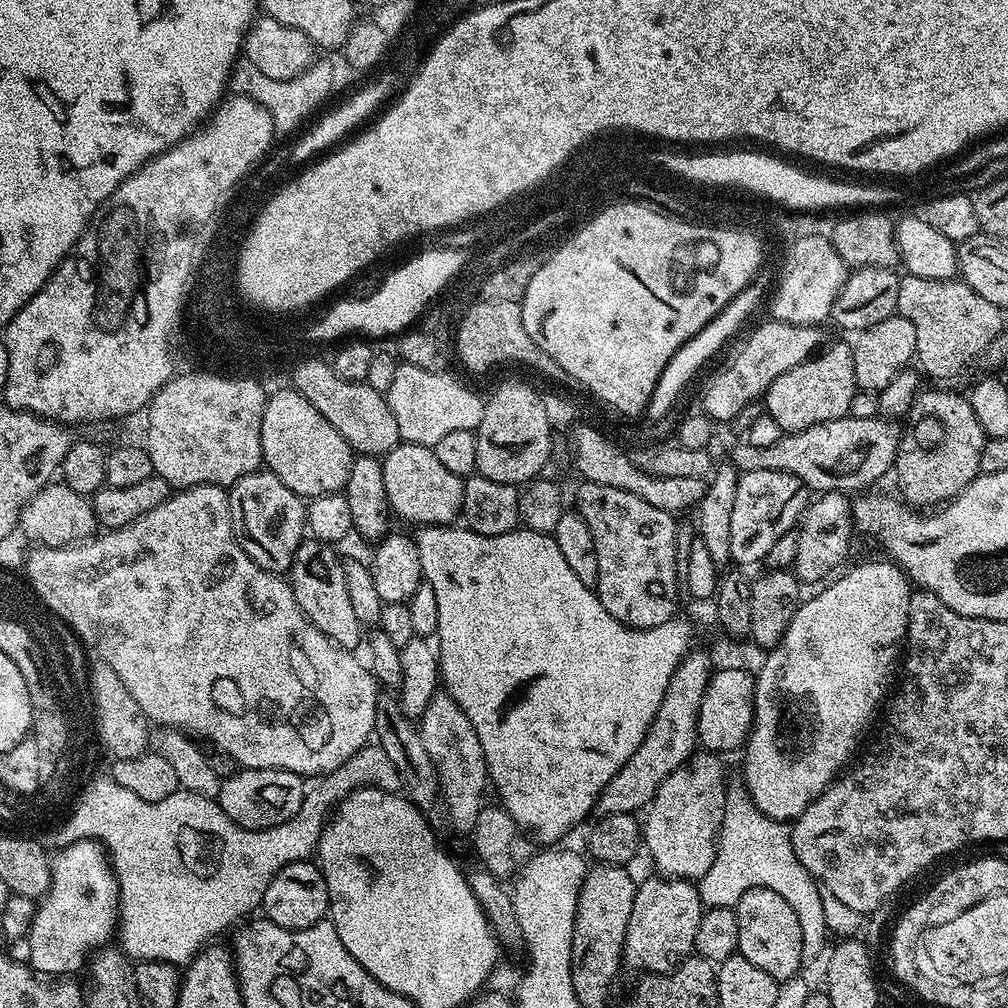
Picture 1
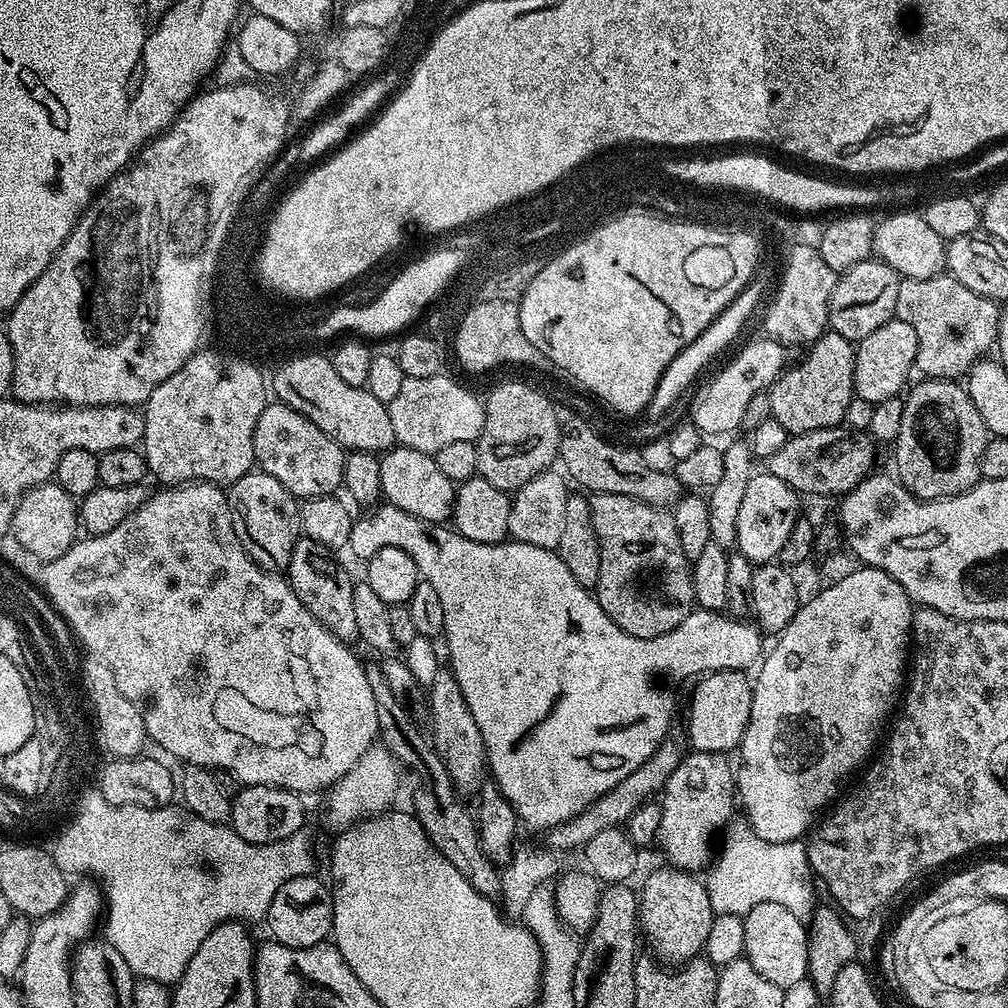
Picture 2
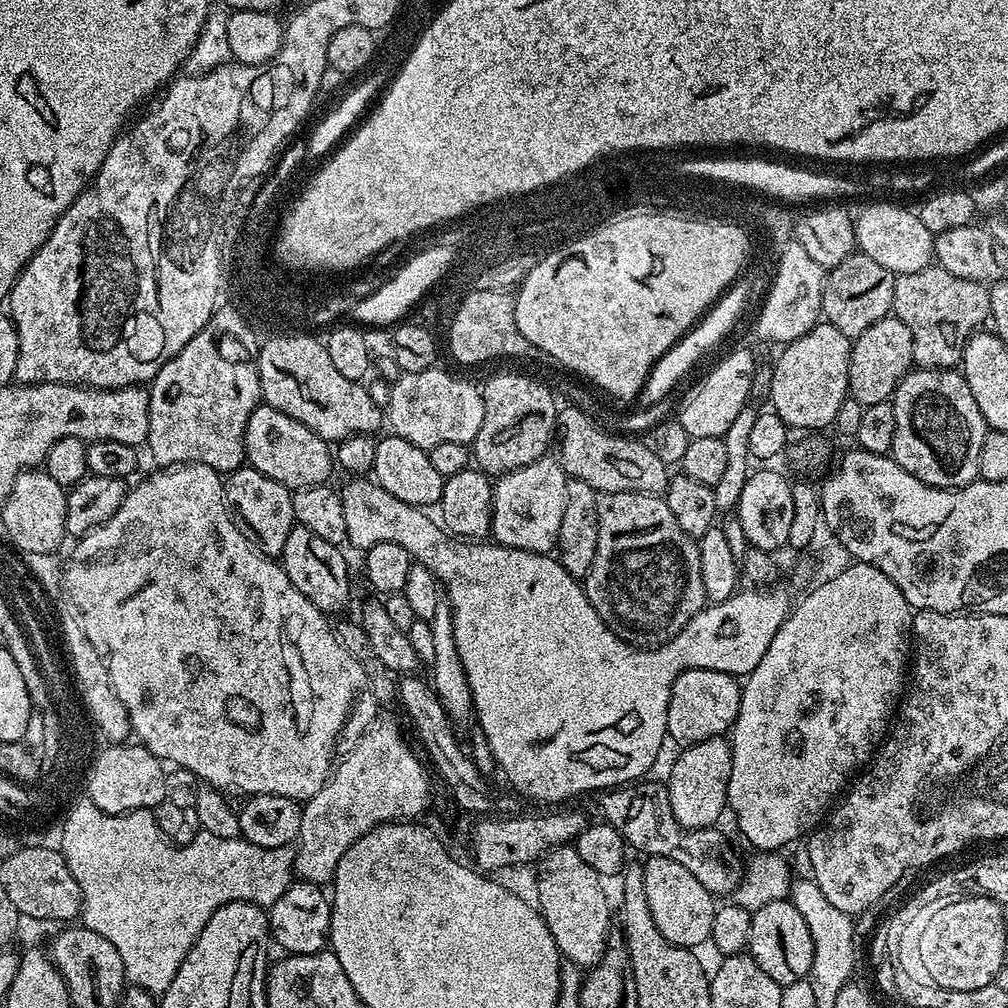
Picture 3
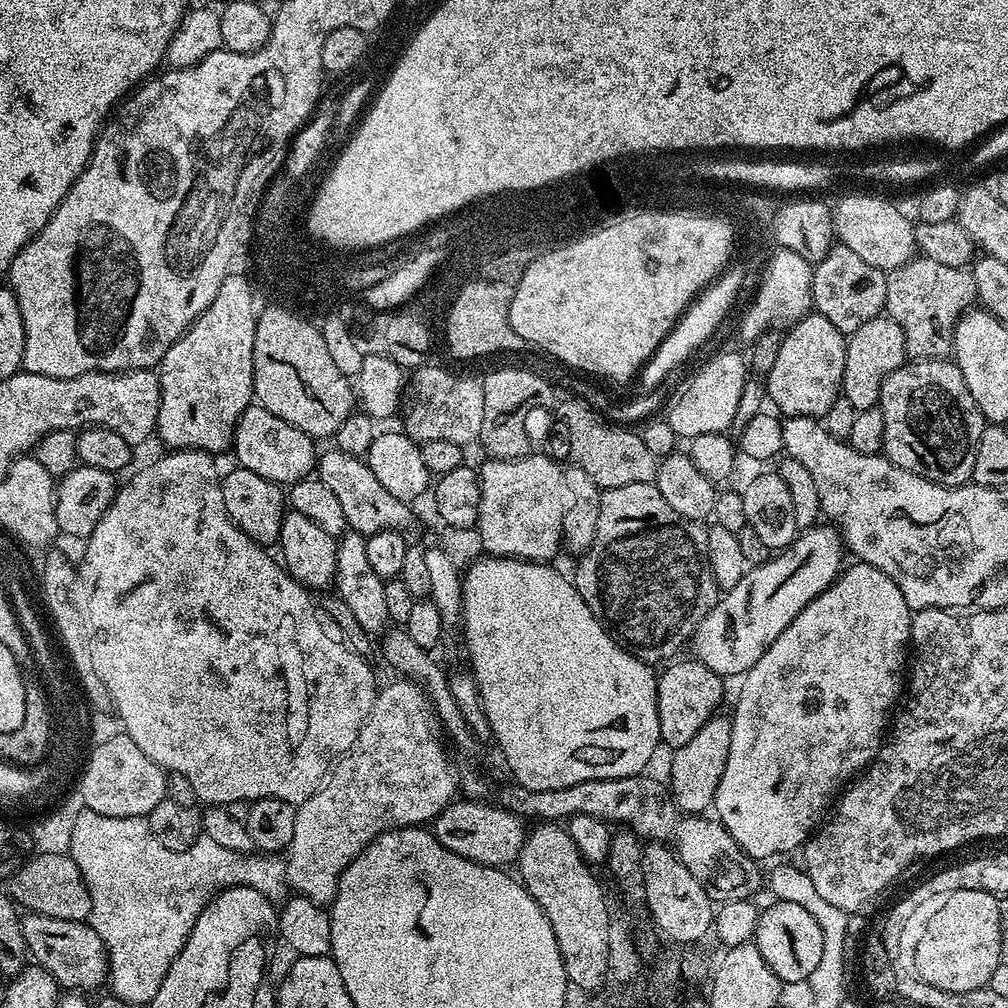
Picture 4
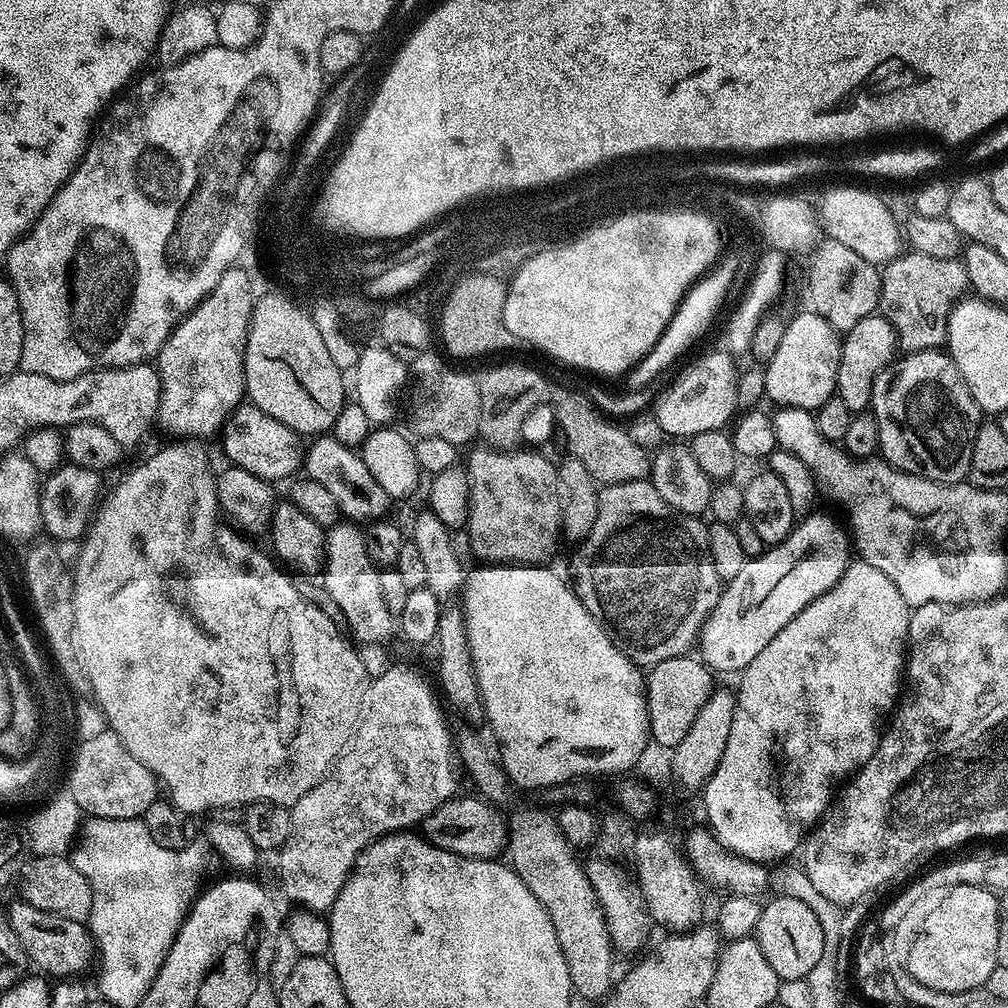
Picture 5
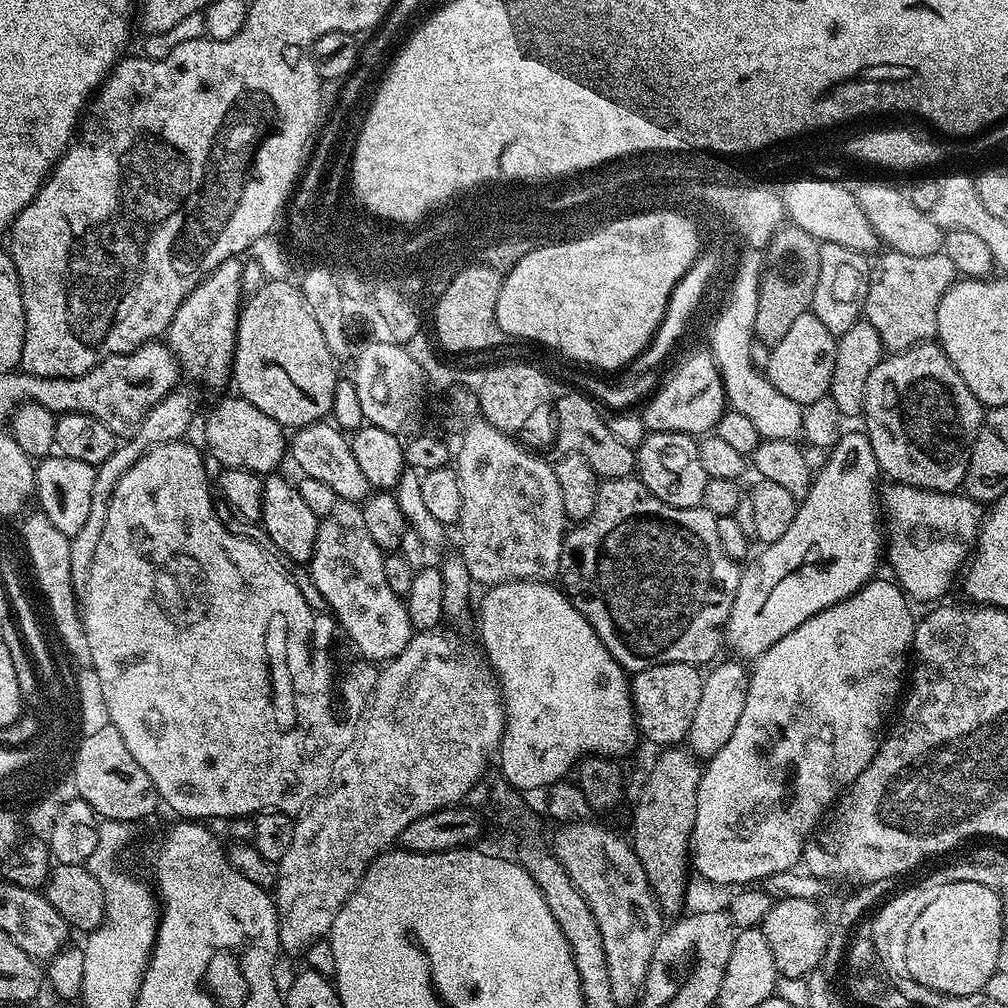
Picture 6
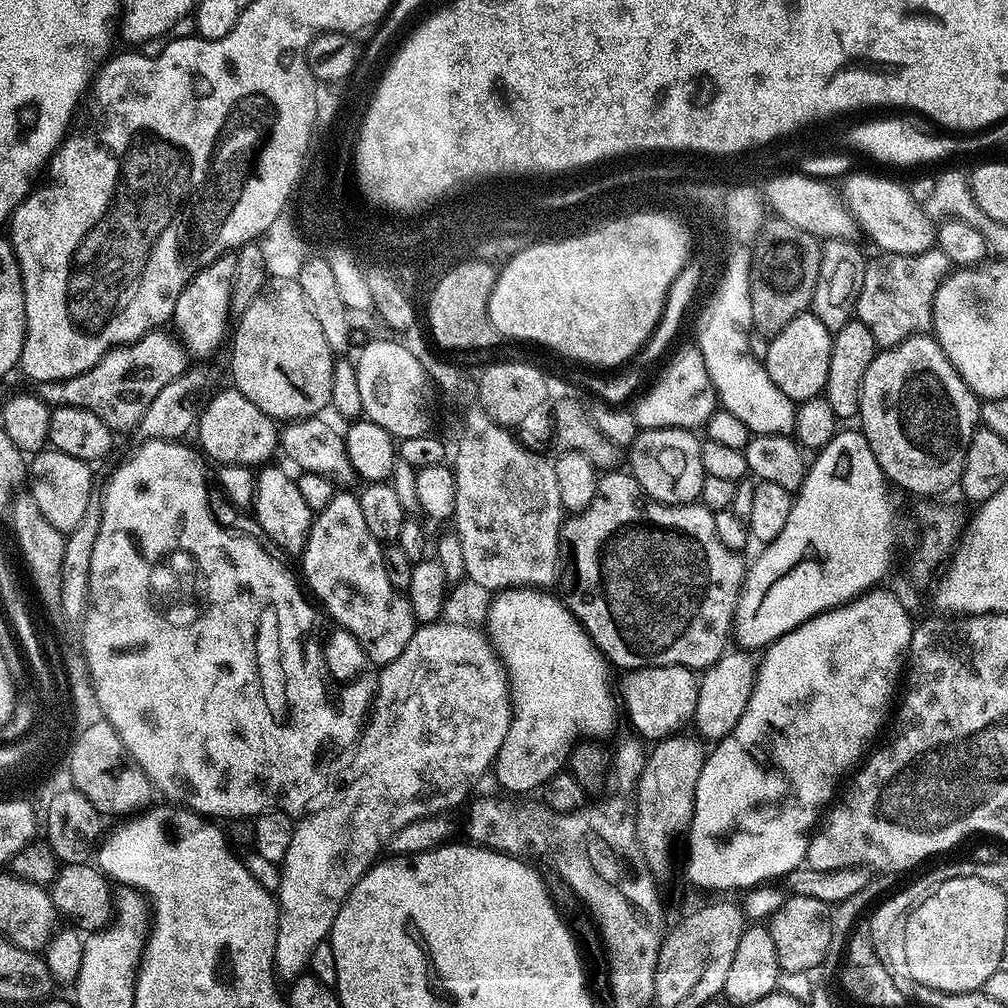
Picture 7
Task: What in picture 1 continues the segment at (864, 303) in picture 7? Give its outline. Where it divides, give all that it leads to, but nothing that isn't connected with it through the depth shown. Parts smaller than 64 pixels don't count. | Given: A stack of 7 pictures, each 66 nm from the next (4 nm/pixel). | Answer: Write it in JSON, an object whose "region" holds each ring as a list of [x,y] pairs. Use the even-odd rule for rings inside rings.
{"region":[[[907,274],[900,276],[898,286],[898,306],[896,311],[906,322],[914,325],[916,339],[915,363],[925,377],[933,376],[933,381],[944,382],[951,376],[956,376],[975,356],[981,357],[987,347],[994,342],[1000,331],[1006,326],[1005,313],[994,302],[986,302],[982,294],[974,294],[970,286],[959,278],[951,280],[935,280],[934,278],[918,278]]]}

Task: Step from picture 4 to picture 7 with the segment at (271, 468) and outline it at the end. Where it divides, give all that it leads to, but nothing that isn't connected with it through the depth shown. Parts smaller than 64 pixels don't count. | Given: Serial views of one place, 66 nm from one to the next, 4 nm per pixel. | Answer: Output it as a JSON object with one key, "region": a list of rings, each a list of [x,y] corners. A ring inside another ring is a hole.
{"region":[[[228,386],[212,401],[203,405],[198,419],[200,444],[198,448],[209,461],[217,460],[217,465],[242,464],[245,466],[264,466],[275,452],[278,452],[280,434],[277,421],[271,416],[262,414],[246,394],[242,394],[234,386]]]}

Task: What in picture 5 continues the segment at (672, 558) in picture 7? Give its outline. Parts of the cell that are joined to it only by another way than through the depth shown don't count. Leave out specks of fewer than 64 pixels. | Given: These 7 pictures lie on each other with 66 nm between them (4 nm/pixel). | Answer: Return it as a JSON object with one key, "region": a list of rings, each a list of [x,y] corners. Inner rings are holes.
{"region":[[[649,479],[622,482],[621,484],[605,484],[599,489],[599,494],[598,519],[594,522],[594,530],[590,530],[587,538],[575,545],[576,553],[572,556],[572,576],[570,575],[572,591],[580,599],[582,606],[586,606],[586,610],[590,610],[593,618],[604,627],[617,650],[626,654],[626,658],[630,658],[630,662],[637,668],[647,670],[653,668],[658,662],[666,662],[666,658],[689,655],[693,651],[692,647],[695,644],[697,647],[698,641],[701,639],[701,632],[704,629],[704,624],[708,621],[708,616],[716,611],[722,591],[722,581],[711,554],[710,538],[708,537],[709,525],[703,524],[704,520],[699,515],[688,516],[686,513],[676,512],[672,509],[659,497],[658,491]]]}

